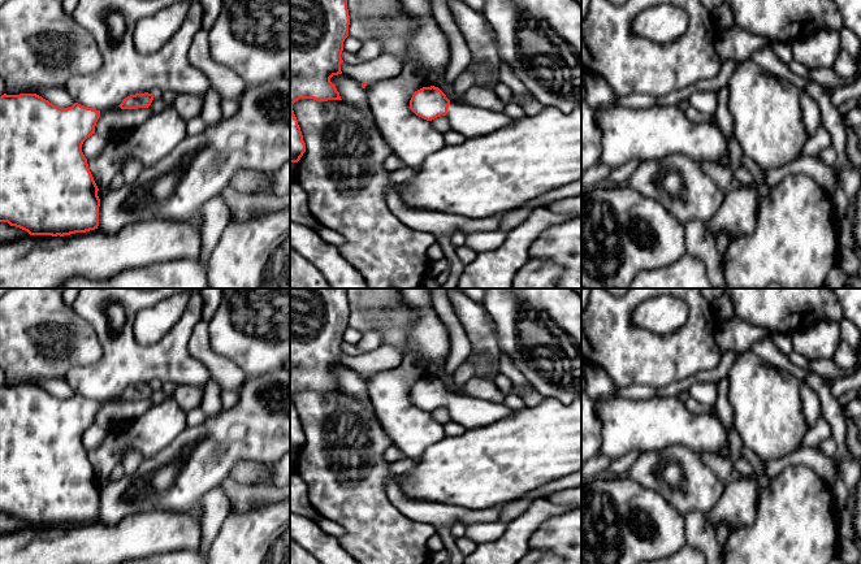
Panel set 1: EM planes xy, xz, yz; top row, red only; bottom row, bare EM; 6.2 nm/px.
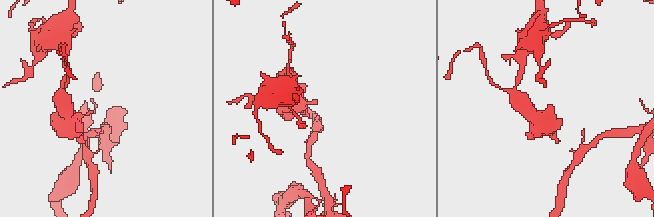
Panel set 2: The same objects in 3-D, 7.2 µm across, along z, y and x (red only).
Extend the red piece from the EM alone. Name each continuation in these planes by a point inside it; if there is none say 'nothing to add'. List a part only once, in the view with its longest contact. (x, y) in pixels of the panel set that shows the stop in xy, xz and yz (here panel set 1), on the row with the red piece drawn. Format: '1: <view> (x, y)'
1: xz (470, 121)

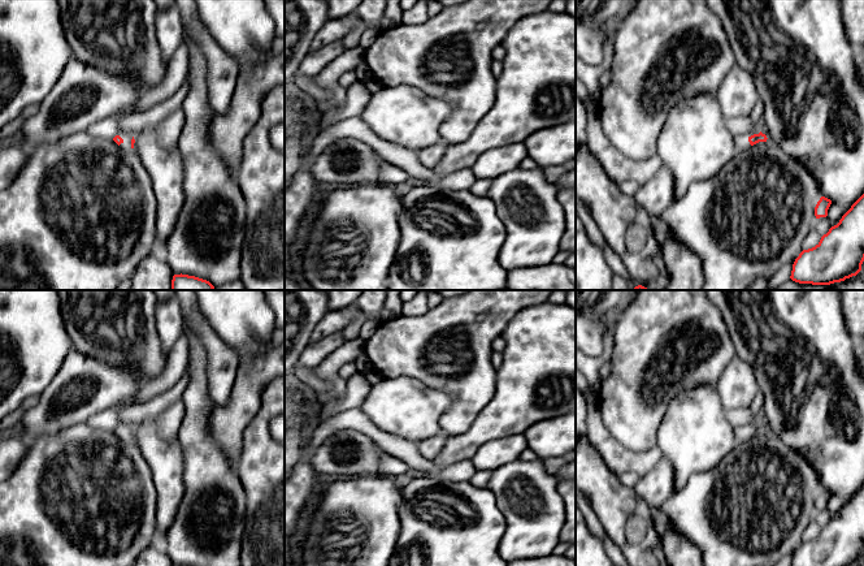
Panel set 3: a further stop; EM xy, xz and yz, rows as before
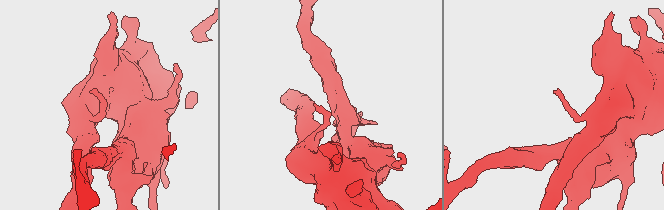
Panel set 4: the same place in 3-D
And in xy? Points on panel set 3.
1: xy (126, 137)

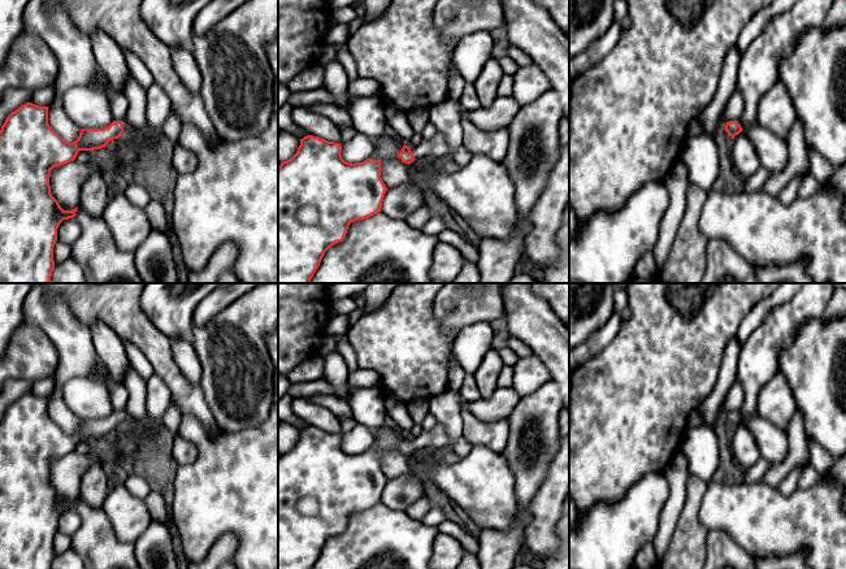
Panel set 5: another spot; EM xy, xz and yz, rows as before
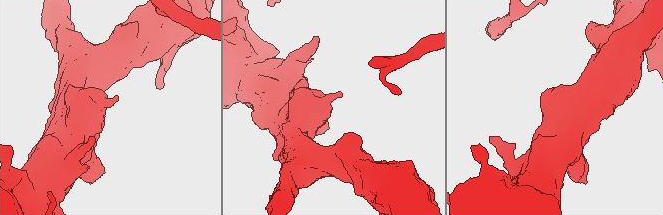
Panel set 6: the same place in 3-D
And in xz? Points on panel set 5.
1: xz (437, 147)

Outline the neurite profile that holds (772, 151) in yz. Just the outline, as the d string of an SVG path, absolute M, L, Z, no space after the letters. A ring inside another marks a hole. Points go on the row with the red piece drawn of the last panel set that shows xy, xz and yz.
M759 123L743 127L742 131L752 142L762 168L769 170L772 174L785 169L789 161L788 143L785 139Z

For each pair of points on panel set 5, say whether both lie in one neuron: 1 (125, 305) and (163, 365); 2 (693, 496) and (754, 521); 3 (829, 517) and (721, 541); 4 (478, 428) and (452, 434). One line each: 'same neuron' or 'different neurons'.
1: same neuron
2: different neurons
3: different neurons
4: different neurons

